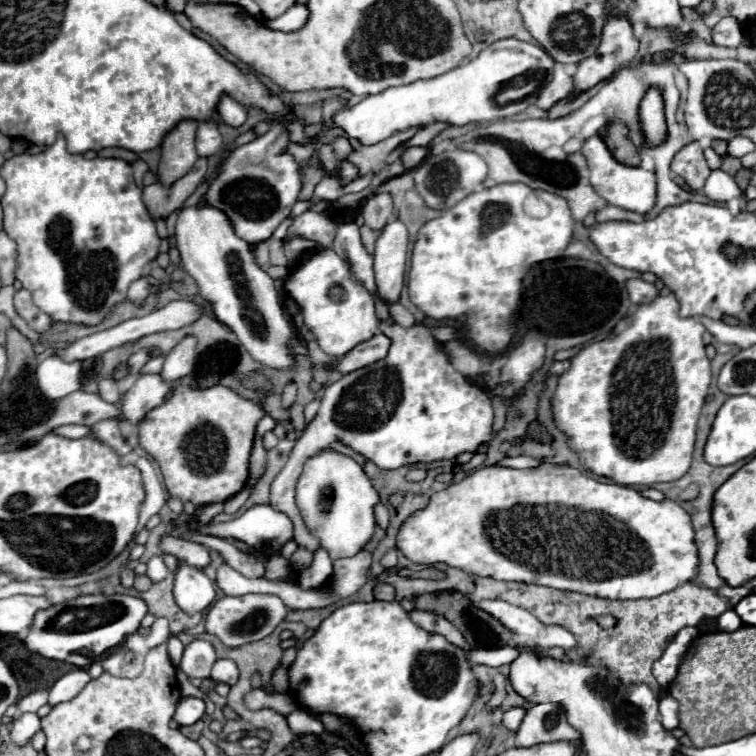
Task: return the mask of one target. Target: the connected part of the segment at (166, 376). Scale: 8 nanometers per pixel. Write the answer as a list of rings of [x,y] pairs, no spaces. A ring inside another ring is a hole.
[[[184,337],[168,355],[164,361],[162,369],[162,379],[164,381],[180,381],[188,377],[194,371],[196,363],[196,339],[194,337]]]

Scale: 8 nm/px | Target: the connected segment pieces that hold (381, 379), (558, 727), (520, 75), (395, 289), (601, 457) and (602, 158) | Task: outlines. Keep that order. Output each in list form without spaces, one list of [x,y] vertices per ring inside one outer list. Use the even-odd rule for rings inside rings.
[[[382,323],[380,329],[392,339],[388,355],[326,387],[318,415],[296,441],[288,463],[270,489],[270,507],[294,519],[294,541],[310,551],[318,549],[318,539],[306,529],[294,501],[294,487],[308,457],[340,441],[374,461],[380,469],[400,469],[414,463],[454,459],[464,451],[476,453],[492,435],[494,411],[488,393],[452,367],[428,327],[414,325],[404,329],[396,323]]]
[[[542,703],[532,705],[516,733],[516,747],[532,747],[538,743],[572,741],[578,739],[578,731],[566,721],[562,705]]]
[[[512,37],[500,39],[488,45],[476,59],[462,67],[456,67],[444,75],[426,81],[414,81],[410,85],[390,87],[378,95],[368,95],[358,105],[346,107],[340,113],[336,113],[334,121],[338,127],[344,129],[346,137],[354,137],[362,145],[374,145],[396,131],[404,131],[414,125],[430,125],[434,121],[448,121],[452,125],[490,123],[496,119],[516,115],[524,111],[528,105],[532,105],[534,97],[538,95],[538,89],[552,81],[554,65],[556,61],[540,45],[532,45]],[[518,79],[522,81],[522,85],[530,79],[538,81],[538,87],[534,87],[532,93],[524,95],[518,101],[500,105],[496,101],[496,95]]]
[[[402,221],[388,223],[378,239],[374,249],[374,273],[378,297],[382,297],[388,305],[398,303],[404,271],[406,271],[406,249],[408,249],[408,231]]]
[[[668,293],[668,295],[656,297],[648,305],[638,305],[632,315],[624,317],[614,327],[612,335],[608,339],[592,343],[592,345],[588,345],[586,349],[582,349],[580,353],[576,353],[572,357],[570,369],[560,375],[558,389],[556,389],[554,401],[552,401],[552,409],[554,409],[554,419],[556,419],[558,429],[562,429],[570,437],[568,445],[580,455],[580,461],[584,463],[586,469],[590,469],[594,475],[610,477],[612,481],[616,481],[620,485],[642,485],[642,487],[650,487],[650,485],[662,483],[662,481],[676,481],[690,469],[692,453],[694,453],[694,441],[696,441],[696,425],[698,425],[700,409],[704,405],[704,399],[706,399],[706,393],[708,393],[708,383],[710,383],[710,377],[712,377],[710,359],[706,357],[704,341],[702,341],[704,331],[706,329],[700,323],[700,317],[680,317],[680,303],[674,297],[674,293]]]
[[[600,133],[588,137],[582,143],[580,153],[584,155],[584,159],[588,163],[590,185],[594,187],[594,191],[602,199],[606,199],[606,203],[636,211],[636,213],[648,213],[654,207],[654,201],[656,201],[656,177],[654,177],[654,173],[644,171],[642,167],[618,165],[618,161],[614,161],[614,157],[610,157],[610,149],[606,149],[606,143],[604,143]]]

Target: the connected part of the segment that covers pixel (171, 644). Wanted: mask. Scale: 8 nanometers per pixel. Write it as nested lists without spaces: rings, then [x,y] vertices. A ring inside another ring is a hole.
[[[170,637],[170,641],[168,641],[168,653],[170,653],[170,659],[172,659],[174,665],[180,663],[182,651],[184,651],[184,645],[180,643],[180,639],[178,637]]]

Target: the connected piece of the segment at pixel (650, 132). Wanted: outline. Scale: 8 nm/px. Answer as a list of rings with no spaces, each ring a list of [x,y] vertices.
[[[650,89],[640,103],[640,121],[646,135],[648,145],[658,145],[666,139],[666,123],[664,123],[664,105],[660,89]]]

